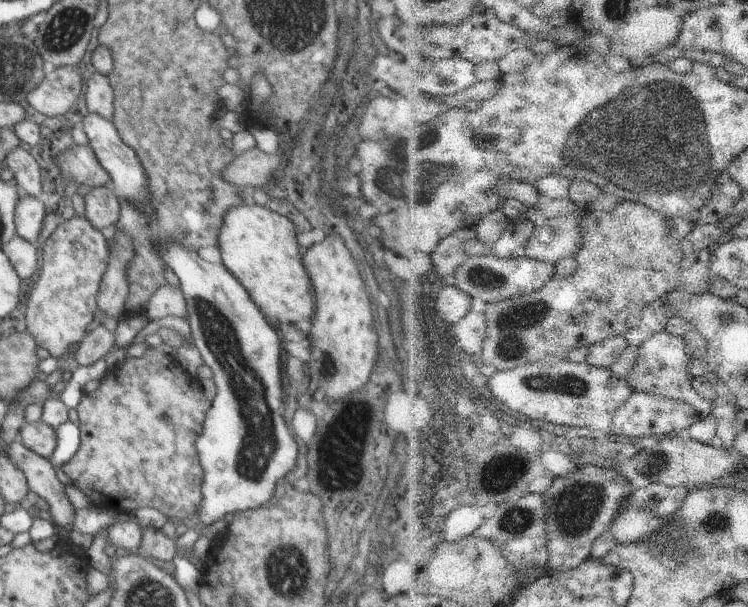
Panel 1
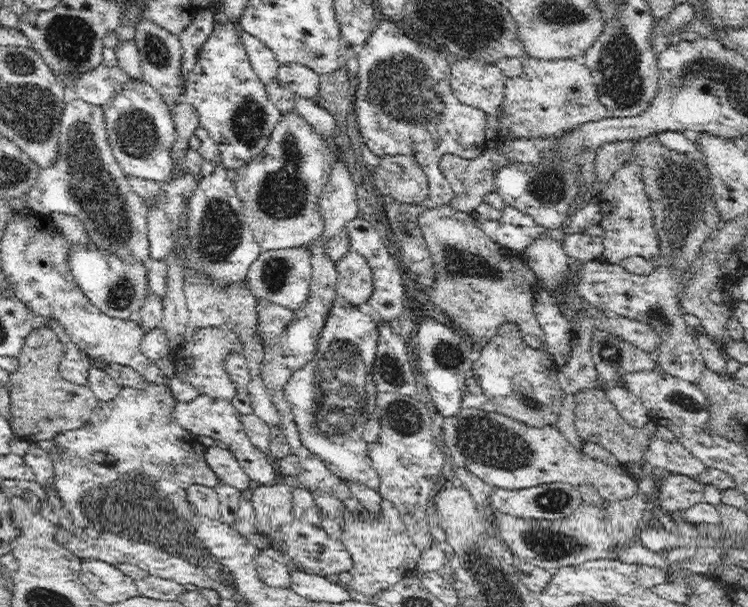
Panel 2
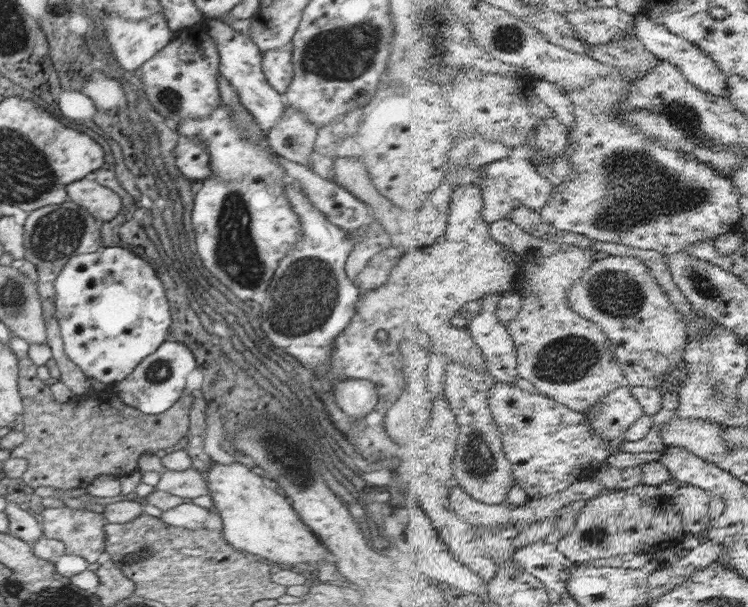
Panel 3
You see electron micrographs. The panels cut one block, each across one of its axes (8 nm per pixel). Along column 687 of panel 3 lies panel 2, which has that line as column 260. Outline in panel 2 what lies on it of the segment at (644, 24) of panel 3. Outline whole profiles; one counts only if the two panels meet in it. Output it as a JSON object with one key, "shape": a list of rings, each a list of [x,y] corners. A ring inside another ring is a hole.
{"shape":[[[243,31],[243,39],[252,65],[254,65],[256,72],[259,72],[260,78],[262,78],[264,83],[268,84],[275,78],[279,67],[274,51],[262,39],[246,31]]]}

